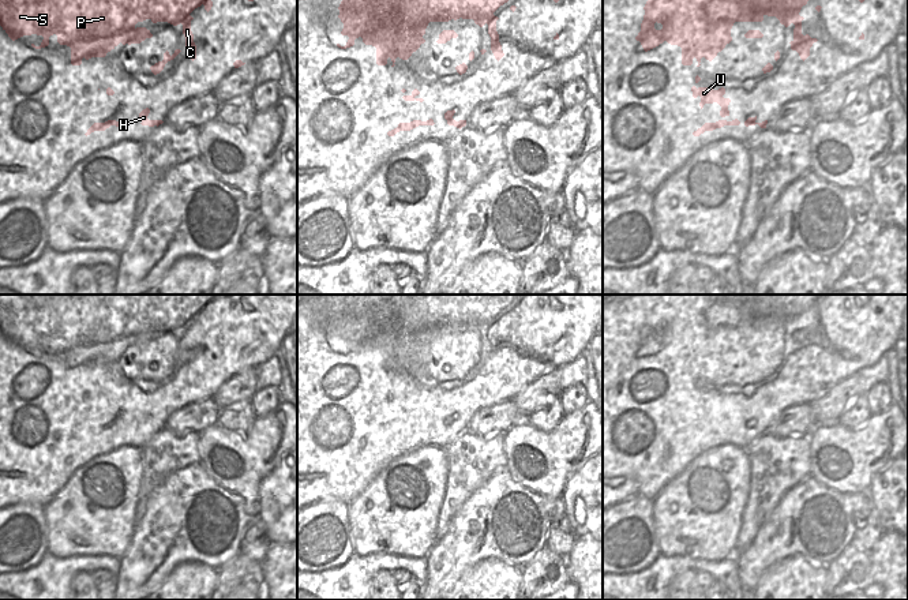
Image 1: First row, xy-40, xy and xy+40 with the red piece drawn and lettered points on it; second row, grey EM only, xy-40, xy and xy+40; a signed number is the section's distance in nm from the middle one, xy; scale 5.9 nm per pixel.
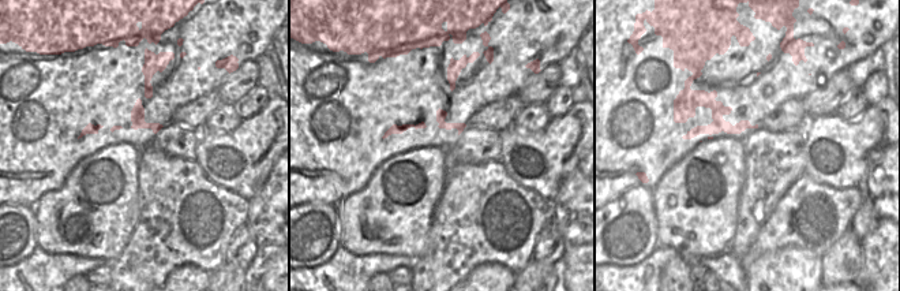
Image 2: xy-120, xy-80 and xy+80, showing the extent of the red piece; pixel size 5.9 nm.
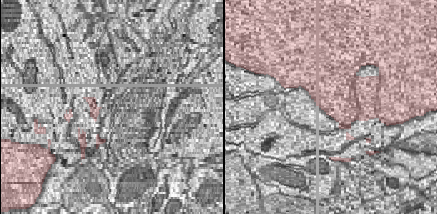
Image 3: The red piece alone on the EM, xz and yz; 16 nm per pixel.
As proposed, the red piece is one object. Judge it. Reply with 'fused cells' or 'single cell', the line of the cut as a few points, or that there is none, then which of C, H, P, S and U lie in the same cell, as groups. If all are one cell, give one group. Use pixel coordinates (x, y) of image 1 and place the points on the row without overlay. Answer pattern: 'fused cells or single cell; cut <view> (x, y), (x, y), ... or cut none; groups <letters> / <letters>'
single cell; cut none; groups C H P S U

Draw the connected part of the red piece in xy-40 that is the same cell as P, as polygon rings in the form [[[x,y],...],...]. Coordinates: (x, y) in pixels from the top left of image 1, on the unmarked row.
[[[0,295],[0,331],[15,346],[23,341],[42,341],[40,352],[31,349],[33,353],[41,355],[49,350],[49,342],[56,340],[60,350],[71,353],[71,370],[80,371],[82,364],[105,363],[108,357],[115,355],[120,348],[123,350],[140,349],[153,340],[146,333],[136,333],[138,327],[150,325],[153,329],[168,327],[173,331],[183,330],[185,342],[185,356],[190,364],[196,364],[196,350],[191,337],[190,319],[205,311],[209,318],[213,307],[207,301],[217,295]]]

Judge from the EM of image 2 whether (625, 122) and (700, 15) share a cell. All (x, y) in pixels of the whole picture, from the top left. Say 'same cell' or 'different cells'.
same cell

